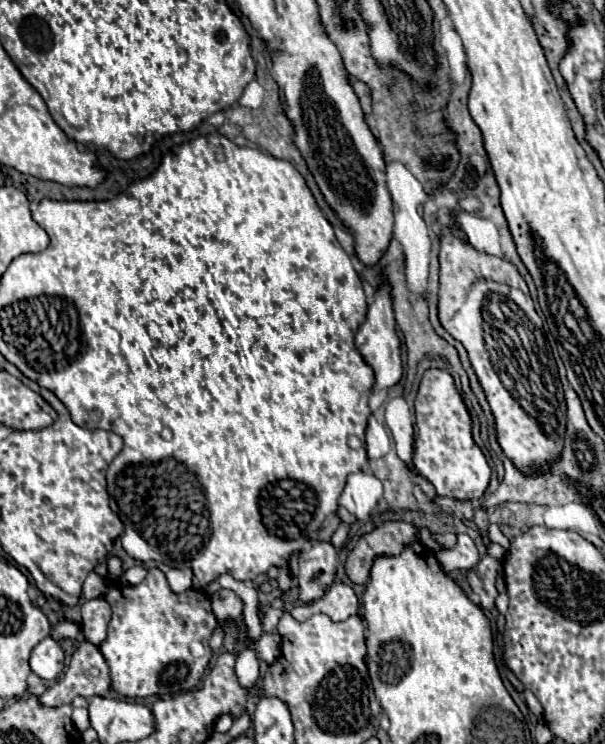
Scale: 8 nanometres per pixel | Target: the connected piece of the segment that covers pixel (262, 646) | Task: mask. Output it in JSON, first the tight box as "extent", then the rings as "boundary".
{"extent":[251,634,279,664],"boundary":[[[263,634],[261,640],[251,646],[255,646],[255,652],[259,654],[261,660],[273,664],[279,656],[279,634]]]}

